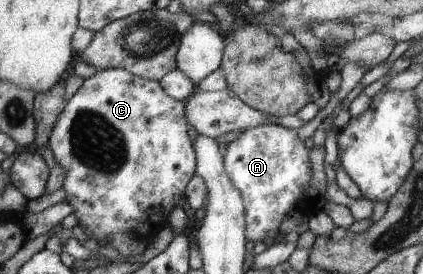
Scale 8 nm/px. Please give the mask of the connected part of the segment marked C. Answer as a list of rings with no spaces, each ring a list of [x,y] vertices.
[[[120,68],[98,70],[94,75],[86,78],[82,82],[82,85],[67,98],[63,110],[55,119],[47,144],[55,159],[55,163],[63,167],[64,173],[61,188],[65,191],[66,202],[72,207],[71,213],[74,214],[74,217],[77,220],[76,225],[81,227],[82,231],[87,235],[86,237],[93,237],[98,243],[100,240],[103,240],[104,245],[110,247],[112,246],[109,242],[109,237],[113,233],[128,233],[141,240],[148,238],[154,239],[158,231],[166,226],[167,215],[175,206],[174,201],[183,195],[186,184],[192,175],[196,175],[193,141],[190,141],[188,138],[186,129],[187,121],[185,118],[183,102],[167,96],[159,82],[132,75]]]

